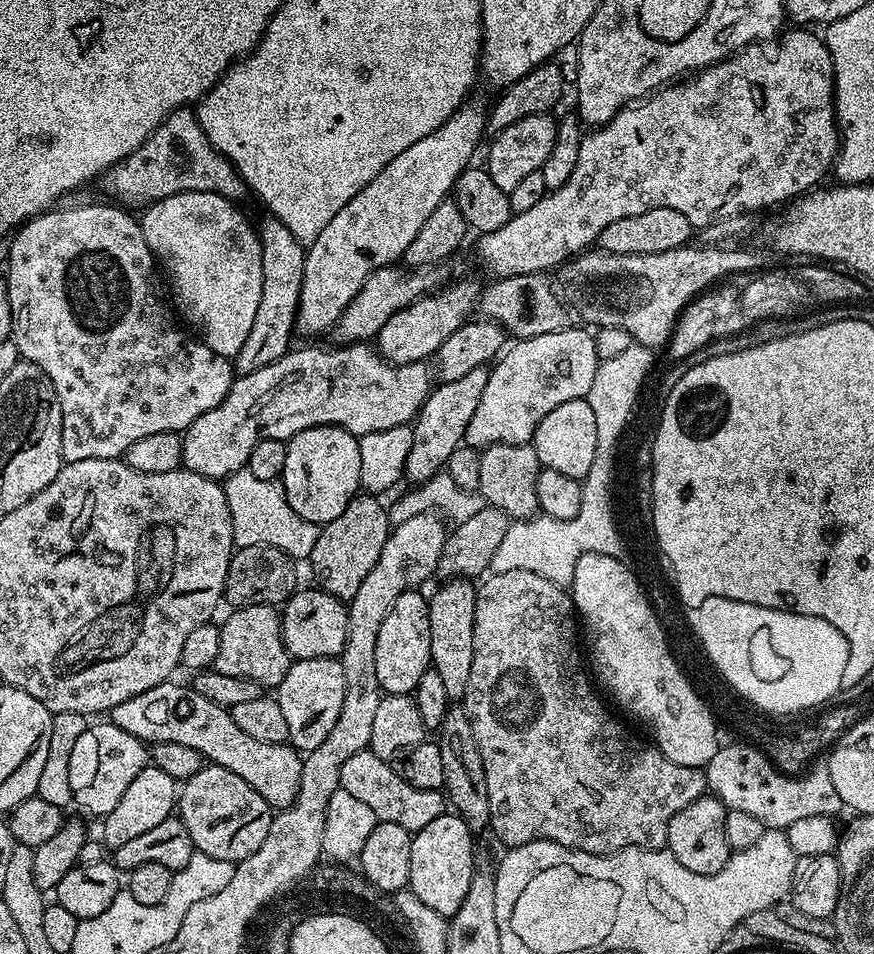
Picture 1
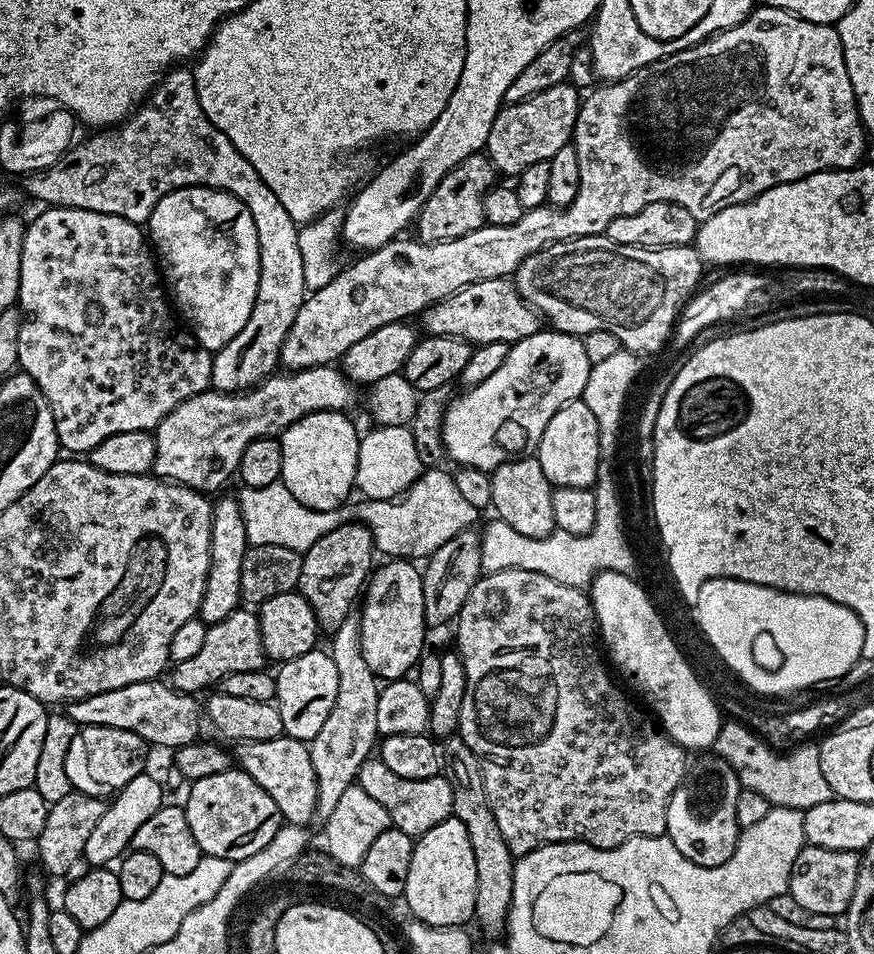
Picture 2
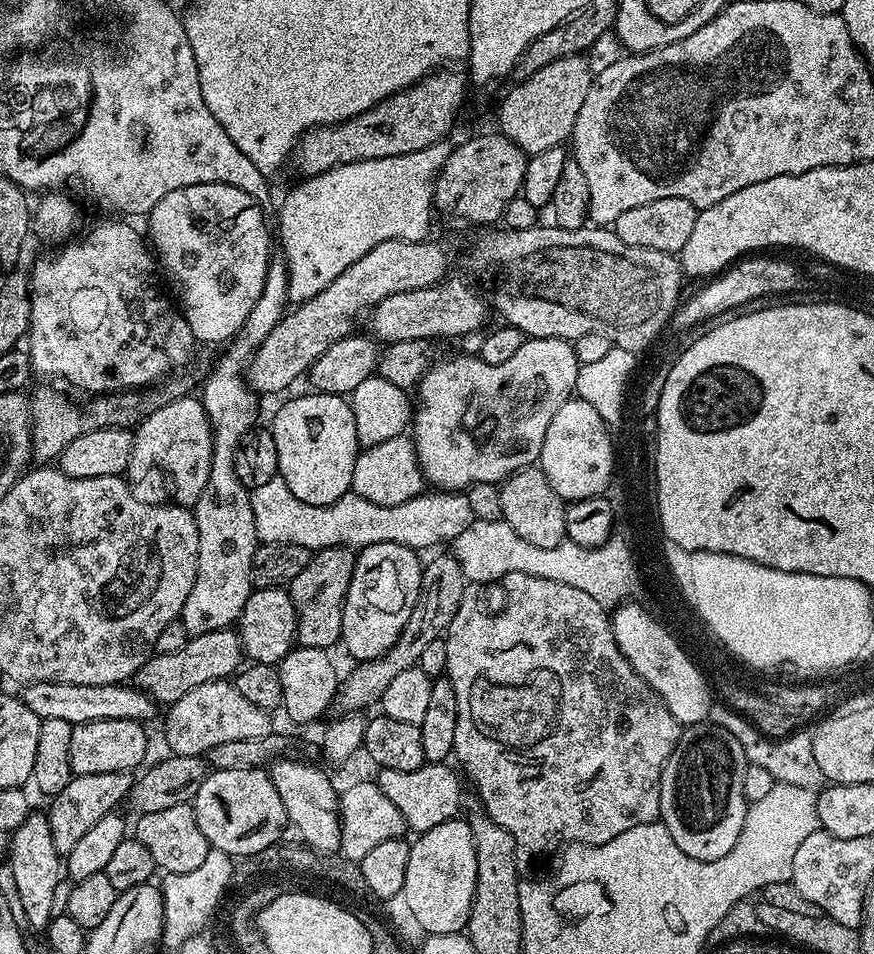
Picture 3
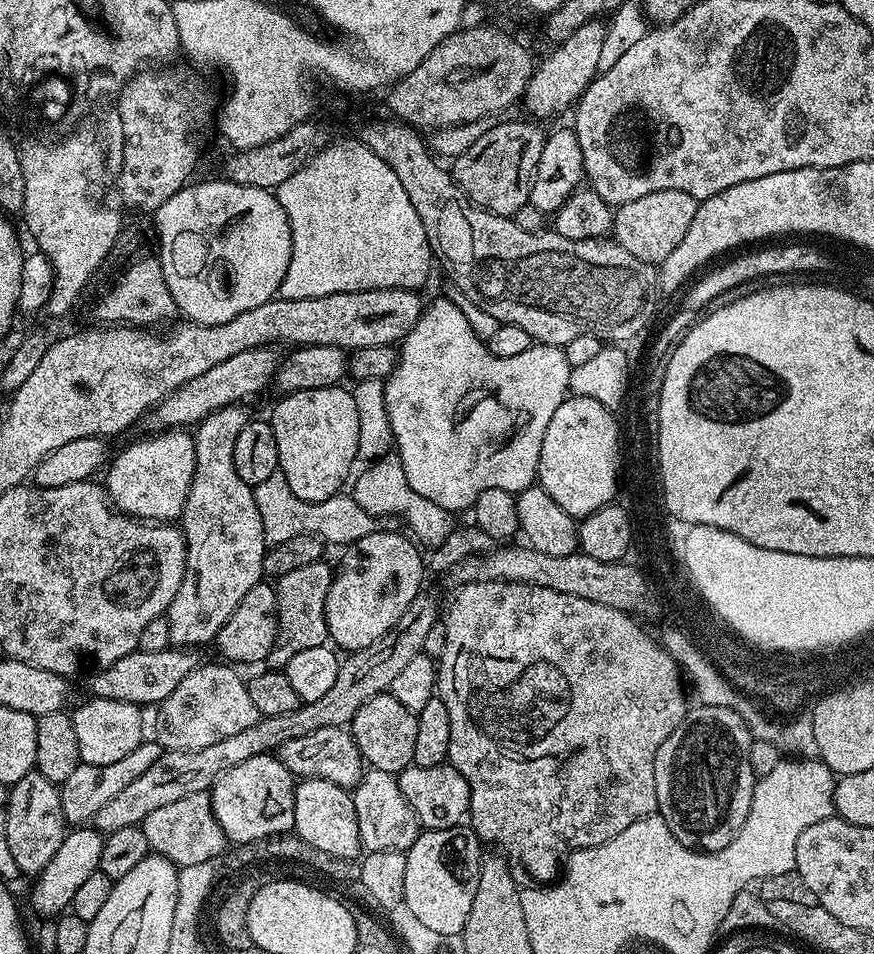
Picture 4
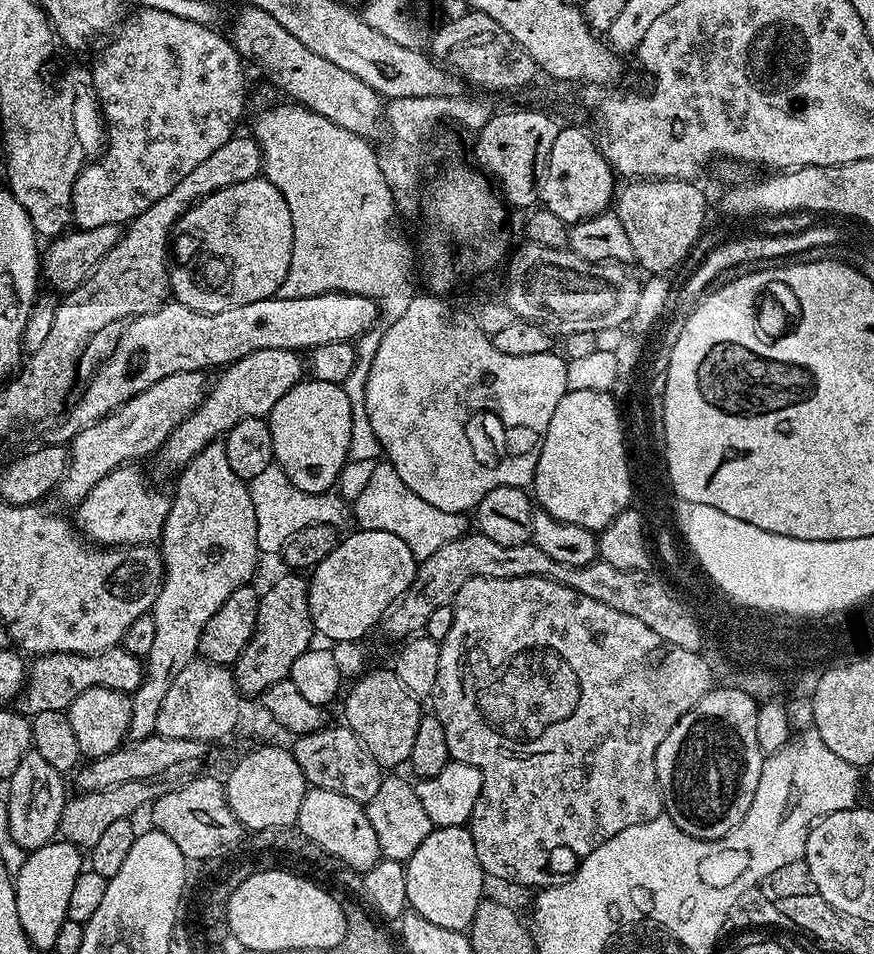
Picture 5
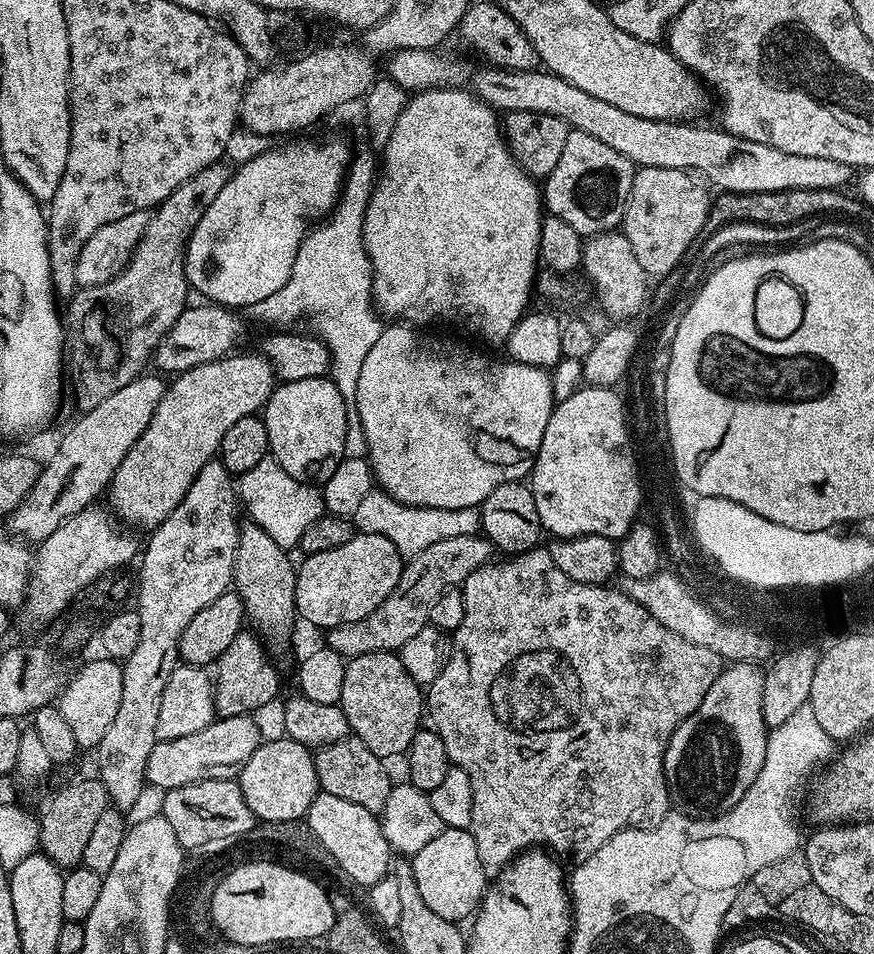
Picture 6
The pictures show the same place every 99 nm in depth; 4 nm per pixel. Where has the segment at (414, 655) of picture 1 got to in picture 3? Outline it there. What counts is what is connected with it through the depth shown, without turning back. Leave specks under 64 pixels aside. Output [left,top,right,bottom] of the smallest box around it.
[340,542,422,662]

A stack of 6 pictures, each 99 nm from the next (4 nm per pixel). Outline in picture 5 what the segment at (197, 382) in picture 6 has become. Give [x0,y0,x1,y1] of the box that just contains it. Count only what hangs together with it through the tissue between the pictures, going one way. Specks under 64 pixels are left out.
[158,350,306,474]

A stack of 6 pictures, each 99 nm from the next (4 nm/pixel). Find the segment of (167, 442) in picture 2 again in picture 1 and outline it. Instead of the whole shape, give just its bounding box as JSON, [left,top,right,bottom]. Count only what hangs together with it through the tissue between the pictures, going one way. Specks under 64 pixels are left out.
[183,342,434,482]

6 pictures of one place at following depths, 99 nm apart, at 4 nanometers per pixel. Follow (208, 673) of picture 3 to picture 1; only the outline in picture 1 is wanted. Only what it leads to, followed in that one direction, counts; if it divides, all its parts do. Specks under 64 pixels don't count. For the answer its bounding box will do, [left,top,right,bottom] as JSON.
[214,604,294,690]

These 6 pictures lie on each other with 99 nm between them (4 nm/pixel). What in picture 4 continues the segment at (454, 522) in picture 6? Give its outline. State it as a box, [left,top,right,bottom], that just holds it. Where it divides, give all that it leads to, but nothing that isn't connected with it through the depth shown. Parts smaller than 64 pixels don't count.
[350,453,454,549]

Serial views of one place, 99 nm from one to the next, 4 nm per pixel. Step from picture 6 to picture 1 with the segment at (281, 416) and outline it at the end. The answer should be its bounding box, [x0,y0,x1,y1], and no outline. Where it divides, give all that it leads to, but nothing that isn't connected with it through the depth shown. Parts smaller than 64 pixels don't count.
[283,424,361,526]

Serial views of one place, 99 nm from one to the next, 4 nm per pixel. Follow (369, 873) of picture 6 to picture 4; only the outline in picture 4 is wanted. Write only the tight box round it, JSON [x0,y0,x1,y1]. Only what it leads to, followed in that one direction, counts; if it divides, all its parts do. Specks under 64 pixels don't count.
[294,780,362,861]

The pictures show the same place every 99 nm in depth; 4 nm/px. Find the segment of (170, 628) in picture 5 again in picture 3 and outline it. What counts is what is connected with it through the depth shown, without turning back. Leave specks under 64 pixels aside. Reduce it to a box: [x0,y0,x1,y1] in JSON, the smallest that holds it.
[179,255,288,637]

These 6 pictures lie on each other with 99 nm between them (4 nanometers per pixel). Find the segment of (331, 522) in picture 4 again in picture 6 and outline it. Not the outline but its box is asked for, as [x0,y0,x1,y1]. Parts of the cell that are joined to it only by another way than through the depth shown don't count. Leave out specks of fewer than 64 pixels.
[238,458,326,550]

